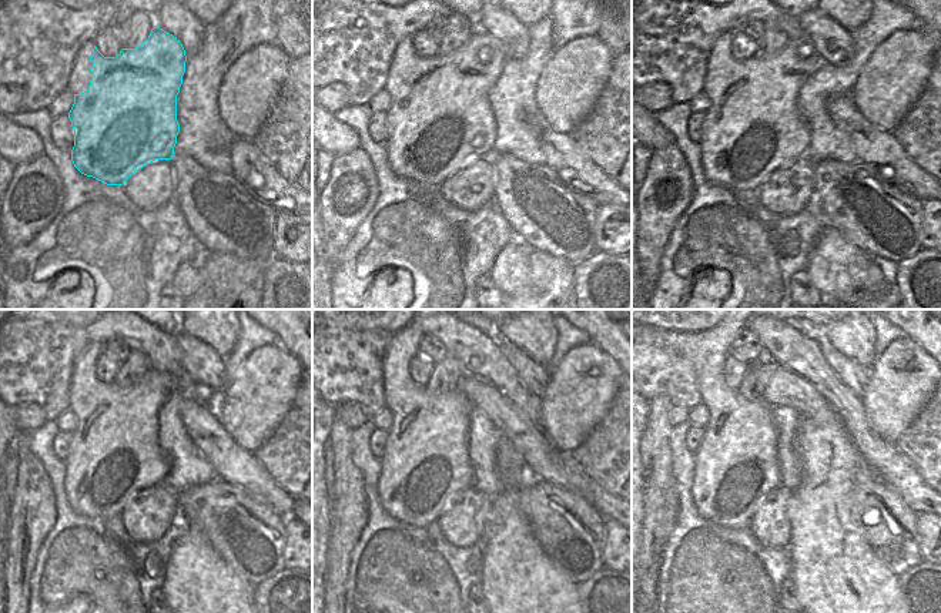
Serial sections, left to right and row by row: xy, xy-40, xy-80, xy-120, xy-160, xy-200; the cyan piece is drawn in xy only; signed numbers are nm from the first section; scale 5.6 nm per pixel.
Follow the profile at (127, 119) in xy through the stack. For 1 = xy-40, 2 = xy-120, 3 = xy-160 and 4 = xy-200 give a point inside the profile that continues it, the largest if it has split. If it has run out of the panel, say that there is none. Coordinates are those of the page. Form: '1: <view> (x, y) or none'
1: xy-40 (442, 120)
2: xy-120 (113, 454)
3: xy-160 (425, 462)
4: xy-200 (736, 466)

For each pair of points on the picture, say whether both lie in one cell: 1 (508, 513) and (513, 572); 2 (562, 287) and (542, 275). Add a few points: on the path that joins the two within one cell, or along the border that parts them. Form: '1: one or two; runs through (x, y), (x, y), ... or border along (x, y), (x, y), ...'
1: one; runs through (508, 528), (512, 558)
2: one; runs through (558, 287), (553, 287), (546, 280)

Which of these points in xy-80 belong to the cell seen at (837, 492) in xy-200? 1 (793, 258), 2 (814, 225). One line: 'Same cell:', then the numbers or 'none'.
Same cell: none

